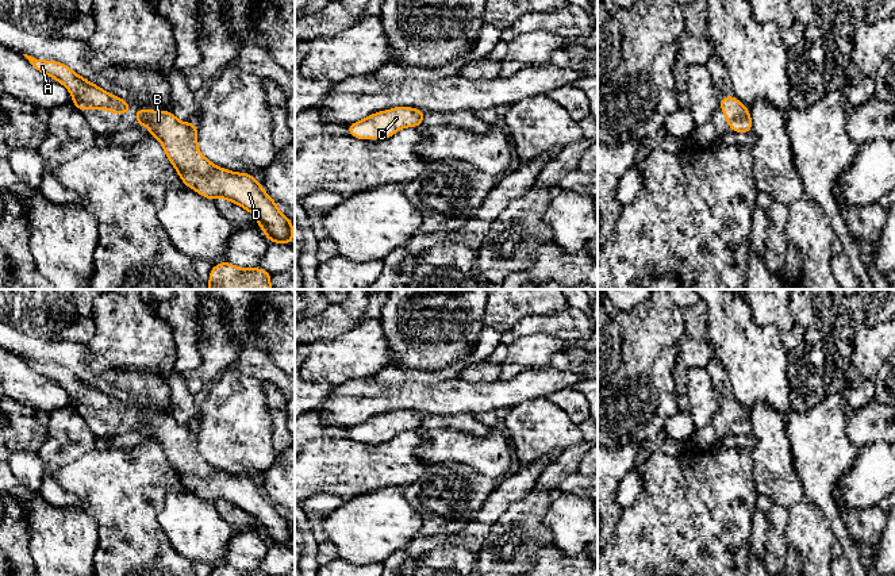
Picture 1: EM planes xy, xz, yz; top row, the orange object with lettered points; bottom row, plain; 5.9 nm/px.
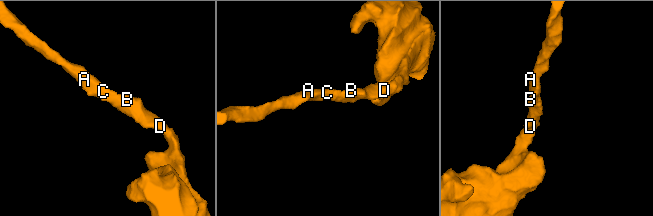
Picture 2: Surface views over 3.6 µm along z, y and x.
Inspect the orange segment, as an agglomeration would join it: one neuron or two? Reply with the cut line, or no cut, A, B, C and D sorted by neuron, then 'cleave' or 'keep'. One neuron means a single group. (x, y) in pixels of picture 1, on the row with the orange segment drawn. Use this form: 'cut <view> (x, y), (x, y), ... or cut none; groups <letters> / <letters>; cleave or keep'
cut none; groups A B C D; keep

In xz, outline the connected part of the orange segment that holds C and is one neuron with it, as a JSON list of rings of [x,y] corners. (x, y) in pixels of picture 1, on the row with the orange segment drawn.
[[[396,107],[372,114],[347,126],[347,133],[360,139],[387,139],[403,127],[423,126],[425,110]]]

